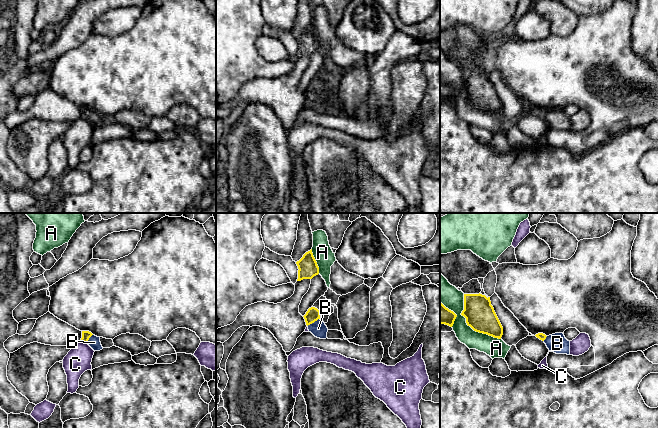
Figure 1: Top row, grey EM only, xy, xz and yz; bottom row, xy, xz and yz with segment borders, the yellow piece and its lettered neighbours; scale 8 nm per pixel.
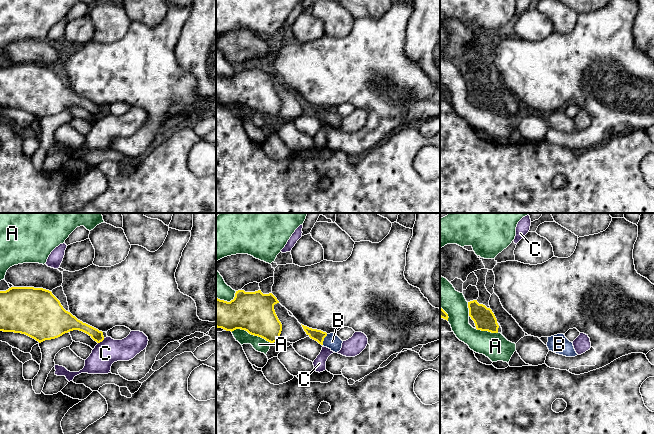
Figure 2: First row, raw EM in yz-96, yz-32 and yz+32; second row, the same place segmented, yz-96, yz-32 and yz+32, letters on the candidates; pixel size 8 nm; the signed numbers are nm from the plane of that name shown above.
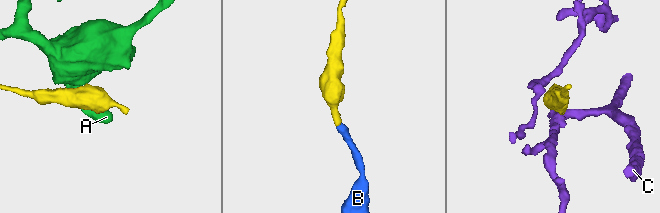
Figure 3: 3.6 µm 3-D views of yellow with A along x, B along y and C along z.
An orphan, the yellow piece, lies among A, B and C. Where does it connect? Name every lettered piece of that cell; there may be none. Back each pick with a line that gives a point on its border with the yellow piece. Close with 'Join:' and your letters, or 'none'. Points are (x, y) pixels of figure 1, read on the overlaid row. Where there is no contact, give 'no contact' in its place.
B: meets yellow in xz at (313, 322)
Join: B

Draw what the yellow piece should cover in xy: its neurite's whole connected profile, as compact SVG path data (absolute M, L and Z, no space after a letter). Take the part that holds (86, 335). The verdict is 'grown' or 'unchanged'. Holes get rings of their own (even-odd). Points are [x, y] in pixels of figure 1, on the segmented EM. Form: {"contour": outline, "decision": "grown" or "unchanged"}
{"contour": "M82 331L81 341L87 343L94 351L100 351L103 349L100 337L93 335L89 331Z", "decision": "grown"}

